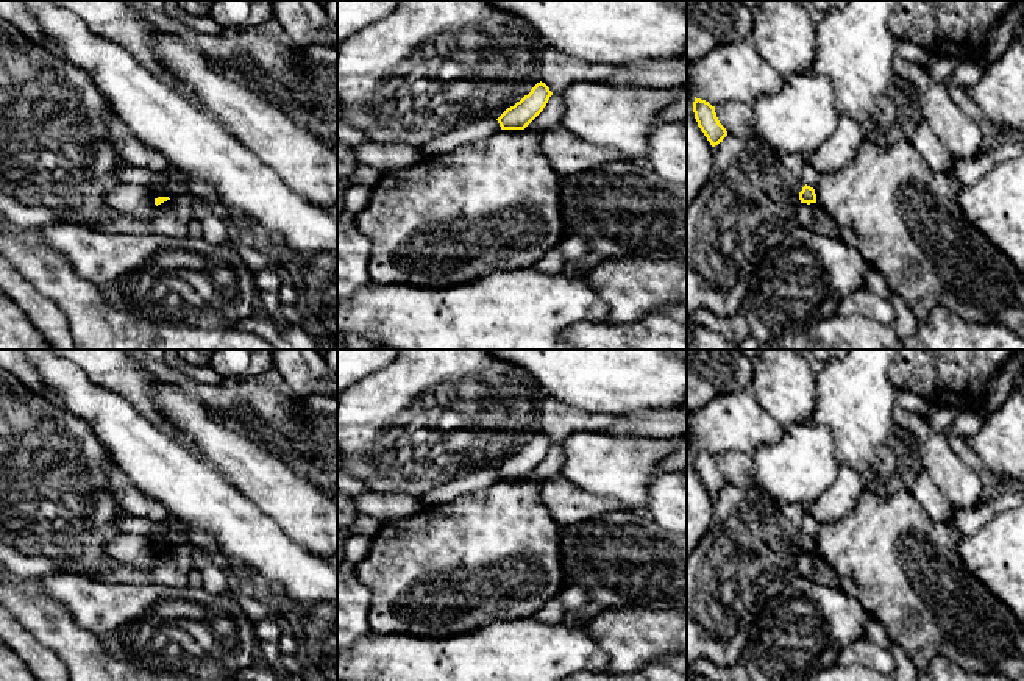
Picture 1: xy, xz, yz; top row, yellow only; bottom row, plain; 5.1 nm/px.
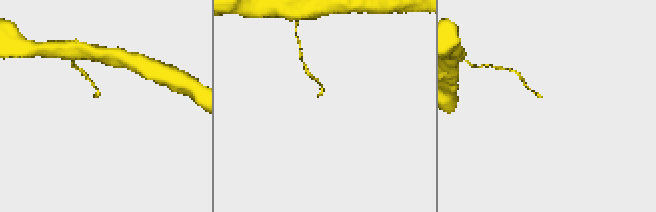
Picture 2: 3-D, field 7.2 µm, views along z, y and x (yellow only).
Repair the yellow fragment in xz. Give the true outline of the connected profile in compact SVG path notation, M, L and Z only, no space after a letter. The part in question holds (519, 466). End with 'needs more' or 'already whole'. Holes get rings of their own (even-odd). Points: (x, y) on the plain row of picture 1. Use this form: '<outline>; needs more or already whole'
M537 433L528 445L496 469L501 480L524 480L543 461L551 445L545 433Z; already whole

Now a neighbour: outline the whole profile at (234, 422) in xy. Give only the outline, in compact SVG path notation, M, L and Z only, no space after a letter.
M211 403L204 405L212 411L212 414L223 422L228 428L242 431L253 439L265 444L272 451L278 453L278 444L270 436L270 431L258 423L253 417L250 420L240 419L239 415L233 415L228 411L222 409L220 406L214 406Z

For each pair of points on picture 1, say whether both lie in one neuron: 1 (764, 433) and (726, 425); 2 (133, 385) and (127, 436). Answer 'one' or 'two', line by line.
1: one
2: two

